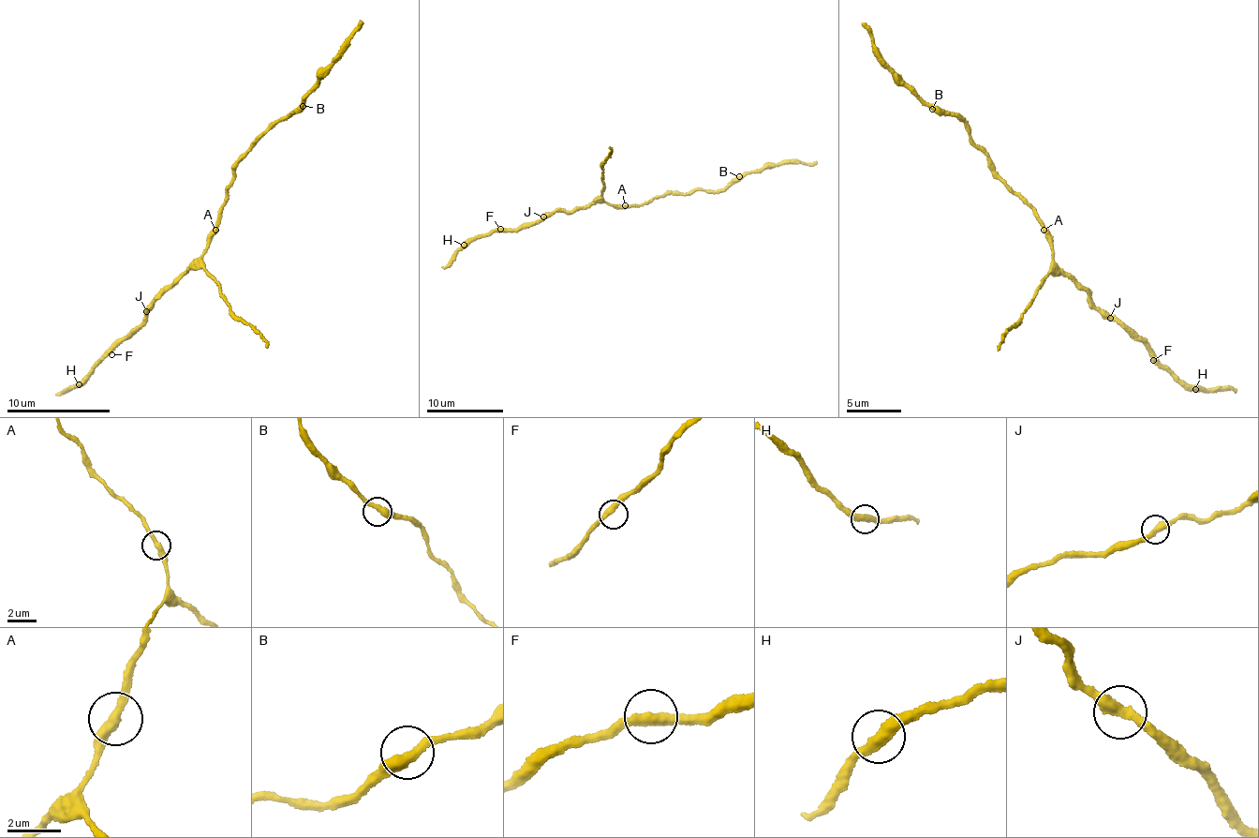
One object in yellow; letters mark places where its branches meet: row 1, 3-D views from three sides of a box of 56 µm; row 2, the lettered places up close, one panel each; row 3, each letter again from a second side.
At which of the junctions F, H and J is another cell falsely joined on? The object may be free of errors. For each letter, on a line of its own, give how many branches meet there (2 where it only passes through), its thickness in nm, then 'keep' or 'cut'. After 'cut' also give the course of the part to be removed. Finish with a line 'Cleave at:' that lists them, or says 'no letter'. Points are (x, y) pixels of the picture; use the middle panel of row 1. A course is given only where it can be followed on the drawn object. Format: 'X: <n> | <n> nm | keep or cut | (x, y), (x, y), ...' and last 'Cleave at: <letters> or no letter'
F: 2 | 360 nm | keep
H: 2 | 400 nm | keep
J: 2 | 360 nm | cut | (544, 216), (595, 202), (638, 207), (669, 192), (726, 188), (769, 165), (817, 162)
Cleave at: J

